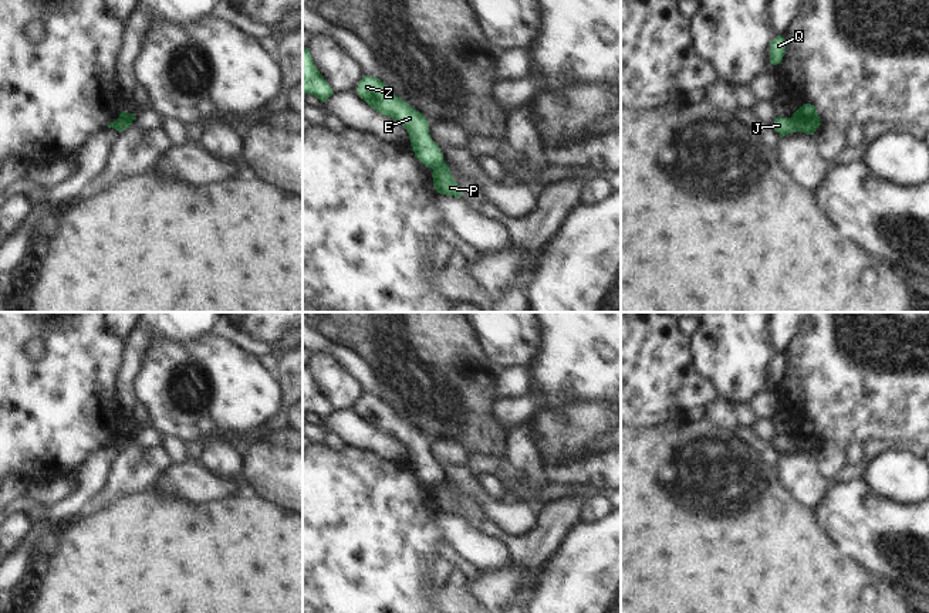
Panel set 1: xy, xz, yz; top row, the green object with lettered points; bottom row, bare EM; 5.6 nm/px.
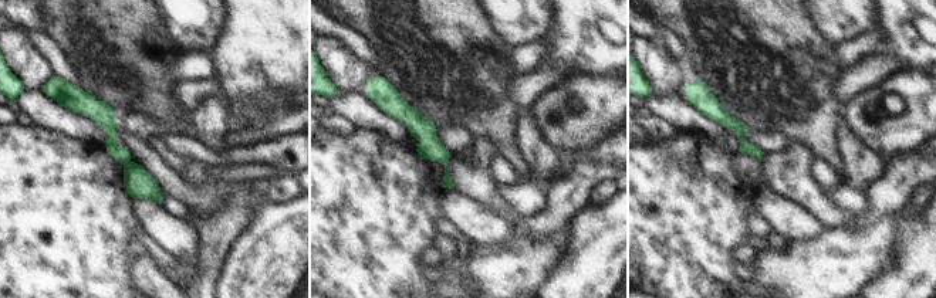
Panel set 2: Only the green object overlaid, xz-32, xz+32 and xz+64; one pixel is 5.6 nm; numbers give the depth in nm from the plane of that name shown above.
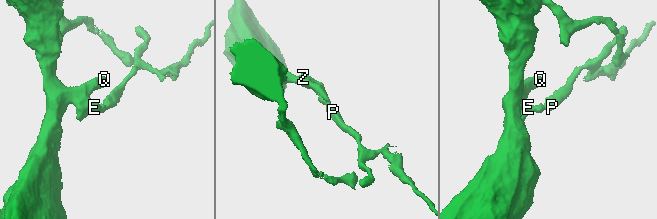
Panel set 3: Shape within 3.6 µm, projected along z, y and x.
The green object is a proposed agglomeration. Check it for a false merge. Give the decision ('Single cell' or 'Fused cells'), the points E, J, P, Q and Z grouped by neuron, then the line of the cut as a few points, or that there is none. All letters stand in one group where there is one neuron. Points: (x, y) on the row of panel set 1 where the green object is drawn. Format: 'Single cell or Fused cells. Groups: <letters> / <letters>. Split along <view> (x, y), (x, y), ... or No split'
Fused cells. Groups: E J Q Z / P. Split along yz (790, 118), (794, 131).

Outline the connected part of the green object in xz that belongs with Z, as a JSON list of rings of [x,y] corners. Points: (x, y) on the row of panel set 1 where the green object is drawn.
[[[364,75],[357,92],[371,108],[398,121],[408,131],[415,156],[426,167],[433,169],[445,163],[439,145],[429,135],[426,118],[408,102],[398,98],[388,85],[375,77]]]

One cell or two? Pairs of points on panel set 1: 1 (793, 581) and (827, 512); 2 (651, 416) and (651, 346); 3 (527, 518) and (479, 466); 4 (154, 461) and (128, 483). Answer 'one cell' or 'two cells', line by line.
1: two cells
2: one cell
3: two cells
4: one cell

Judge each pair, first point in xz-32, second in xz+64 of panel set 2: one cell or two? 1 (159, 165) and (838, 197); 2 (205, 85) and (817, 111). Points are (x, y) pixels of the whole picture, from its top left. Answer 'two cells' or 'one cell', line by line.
1: one cell
2: two cells

